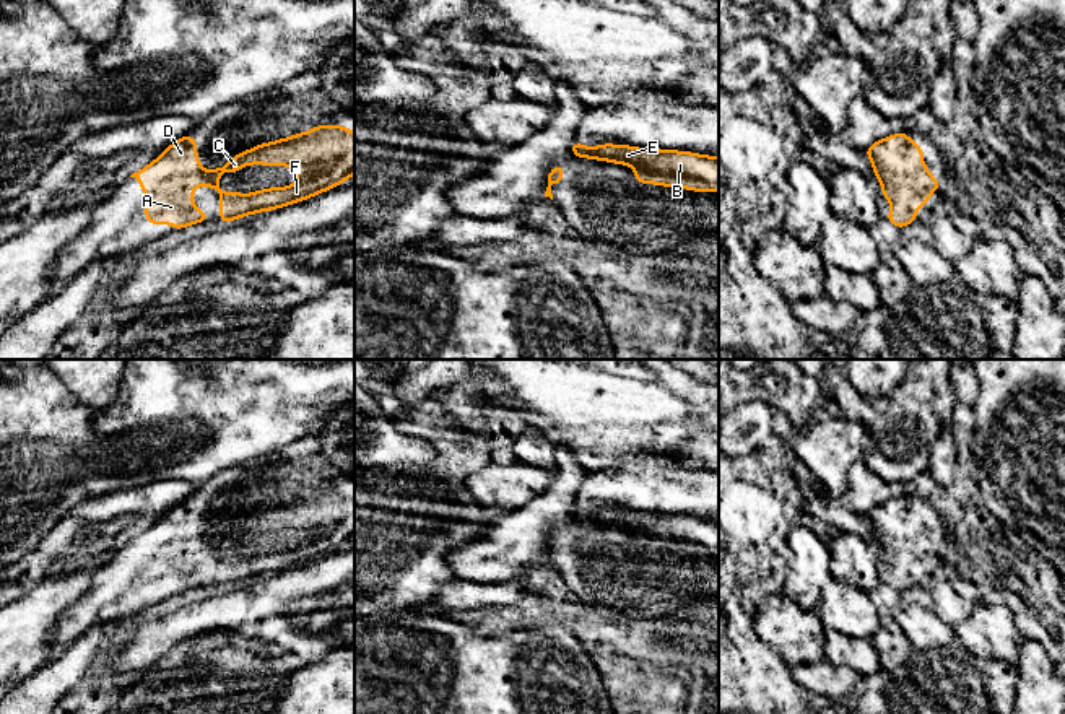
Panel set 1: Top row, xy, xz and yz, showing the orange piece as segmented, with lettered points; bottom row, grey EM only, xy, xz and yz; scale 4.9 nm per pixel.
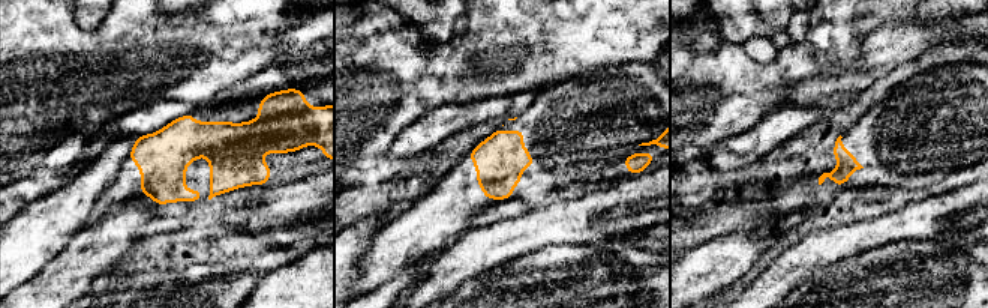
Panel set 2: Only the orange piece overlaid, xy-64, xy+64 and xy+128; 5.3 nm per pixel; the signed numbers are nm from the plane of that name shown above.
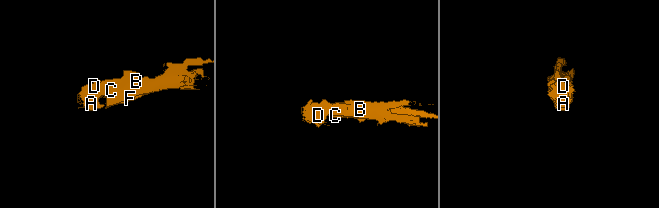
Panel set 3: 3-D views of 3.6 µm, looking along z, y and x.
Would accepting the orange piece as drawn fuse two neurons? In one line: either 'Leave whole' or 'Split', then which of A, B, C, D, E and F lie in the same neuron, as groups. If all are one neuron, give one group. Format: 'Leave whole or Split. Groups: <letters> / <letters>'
Leave whole. Groups: A B C D E F

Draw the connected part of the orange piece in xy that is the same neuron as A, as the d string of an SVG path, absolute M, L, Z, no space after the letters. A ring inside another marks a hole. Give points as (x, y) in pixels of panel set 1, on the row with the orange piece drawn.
M317 125L309 132L267 141L237 153L228 164L203 171L197 140L184 135L130 177L145 190L148 224L172 224L174 231L210 221L193 207L193 189L213 187L220 195L220 221L278 210L307 200L346 182L354 174L354 133L343 125ZM242 166L289 166L298 181L288 187L260 189L252 194L223 192L221 172L239 172Z

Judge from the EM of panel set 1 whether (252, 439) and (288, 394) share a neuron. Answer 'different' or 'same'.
same

